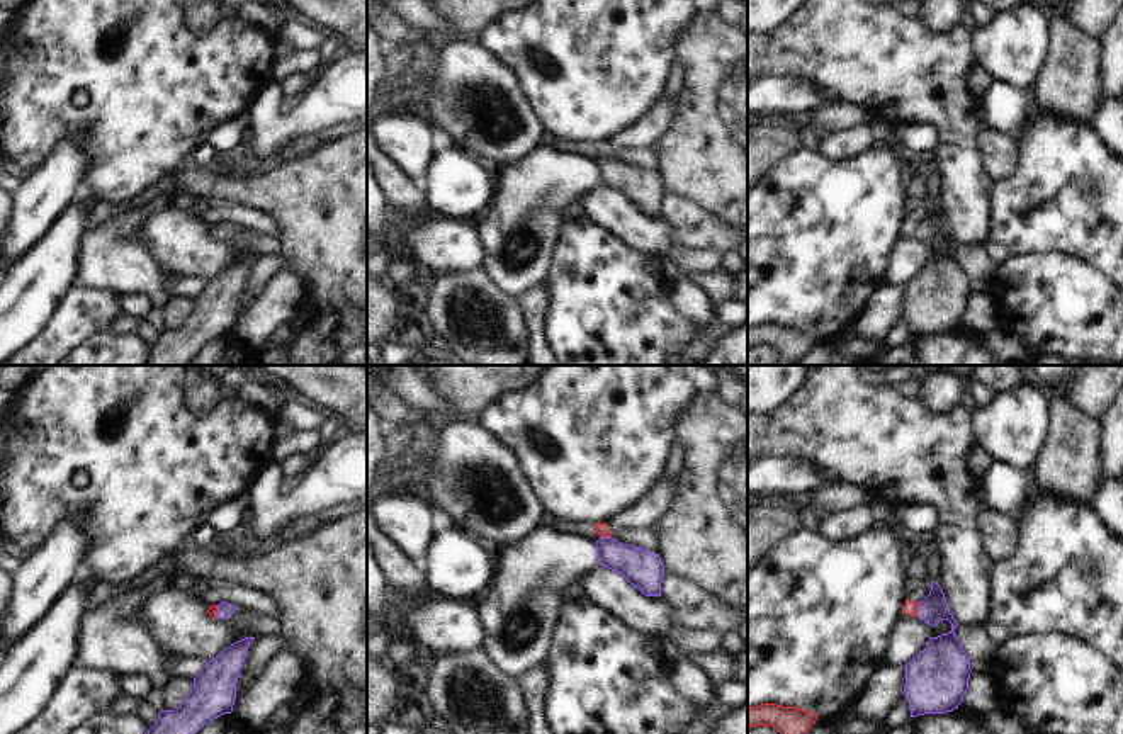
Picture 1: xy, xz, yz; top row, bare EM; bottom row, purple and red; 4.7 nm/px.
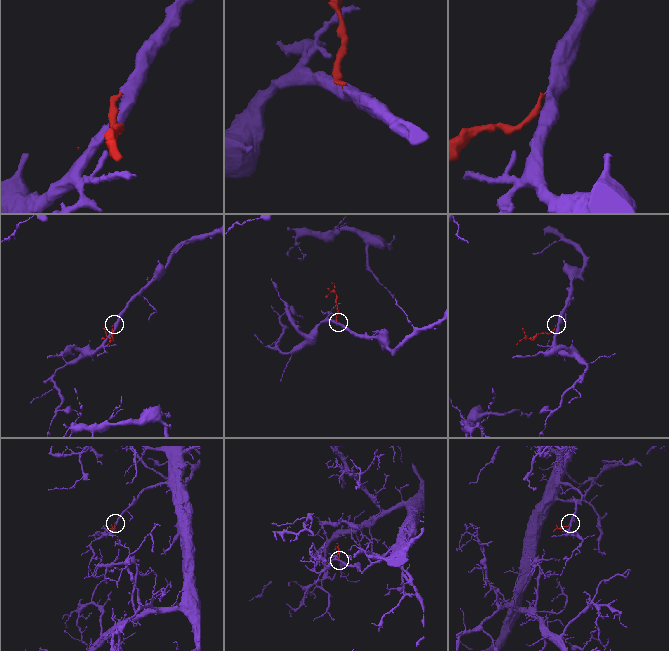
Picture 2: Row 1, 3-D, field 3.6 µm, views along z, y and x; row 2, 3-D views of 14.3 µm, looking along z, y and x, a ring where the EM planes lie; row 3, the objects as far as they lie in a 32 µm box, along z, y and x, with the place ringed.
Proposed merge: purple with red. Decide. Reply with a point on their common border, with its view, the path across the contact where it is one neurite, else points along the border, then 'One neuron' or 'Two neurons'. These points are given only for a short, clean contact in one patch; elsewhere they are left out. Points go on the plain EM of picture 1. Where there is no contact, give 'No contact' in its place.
Touches purple at yz (918, 230). Path across: yz (943, 276), (952, 242), (918, 230), (911, 226). One neuron.

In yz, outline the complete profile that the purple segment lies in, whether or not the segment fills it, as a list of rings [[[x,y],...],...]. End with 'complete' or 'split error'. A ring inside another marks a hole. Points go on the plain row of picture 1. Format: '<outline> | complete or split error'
[[[933,200],[923,221],[906,219],[904,233],[919,236],[931,246],[941,240],[951,243],[948,253],[931,257],[926,267],[906,284],[904,314],[911,336],[946,333],[963,321],[968,309],[970,279],[955,255],[957,240],[950,233],[943,207]]] | split error

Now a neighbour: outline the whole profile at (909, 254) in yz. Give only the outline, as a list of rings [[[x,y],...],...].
[[[902,233],[889,255],[889,267],[885,279],[892,284],[906,287],[906,284],[916,277],[921,270],[924,270],[926,262],[931,257],[938,257],[941,253],[948,253],[951,250],[951,243],[948,240],[941,240],[938,245],[931,246],[919,236],[912,236]]]

